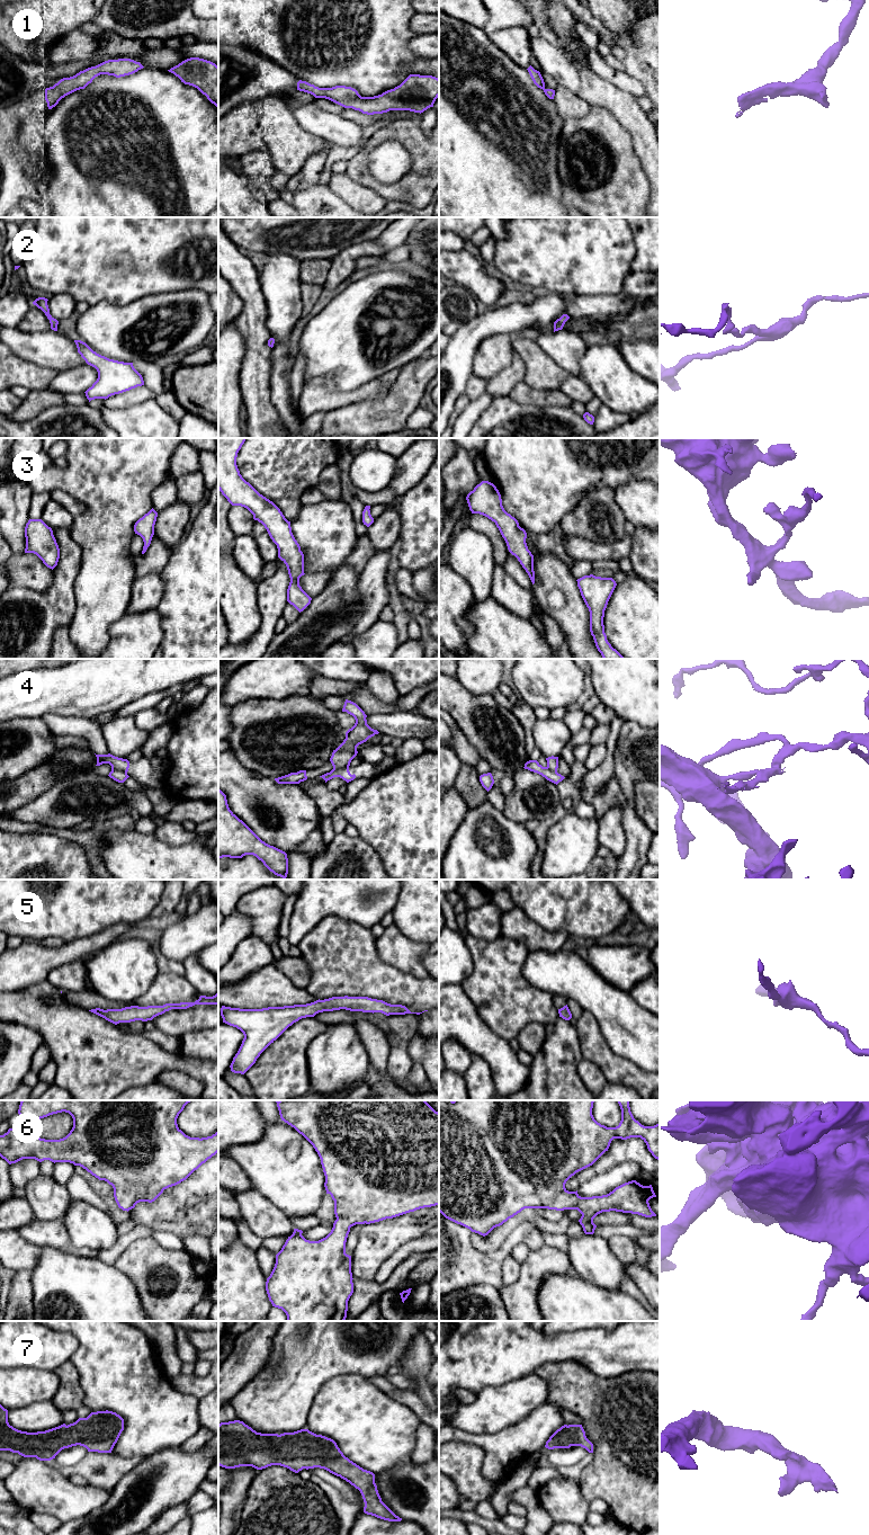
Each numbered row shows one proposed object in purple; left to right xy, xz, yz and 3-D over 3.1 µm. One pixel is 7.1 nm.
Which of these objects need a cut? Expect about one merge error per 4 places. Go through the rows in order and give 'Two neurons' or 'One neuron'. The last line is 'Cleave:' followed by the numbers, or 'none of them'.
1: One neuron
2: One neuron
3: One neuron
4: Two neurons
5: One neuron
6: One neuron
7: One neuron
Cleave: 4

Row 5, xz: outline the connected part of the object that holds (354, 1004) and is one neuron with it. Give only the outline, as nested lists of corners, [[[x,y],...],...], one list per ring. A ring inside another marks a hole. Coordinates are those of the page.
[[[344,996],[344,997],[332,997],[332,998],[329,998],[329,999],[324,999],[324,1000],[316,1000],[314,1002],[311,1002],[311,1003],[306,1003],[306,1005],[294,1005],[294,1006],[284,1006],[284,1007],[268,1007],[268,1008],[262,1008],[262,1009],[240,1009],[240,1008],[231,1008],[231,1007],[225,1007],[225,1006],[222,1006],[221,1008],[221,1016],[223,1018],[223,1023],[230,1025],[230,1026],[233,1026],[233,1027],[236,1027],[238,1029],[240,1029],[243,1035],[244,1035],[244,1038],[242,1041],[242,1044],[238,1051],[238,1053],[235,1054],[235,1056],[233,1057],[233,1061],[230,1065],[231,1068],[231,1071],[234,1072],[234,1073],[241,1073],[241,1074],[244,1074],[257,1061],[257,1059],[260,1056],[260,1054],[271,1044],[274,1043],[289,1026],[292,1026],[294,1023],[298,1021],[299,1019],[302,1018],[306,1018],[306,1017],[314,1017],[316,1014],[319,1012],[323,1012],[323,1011],[333,1011],[333,1010],[340,1010],[340,1009],[346,1009],[346,1010],[350,1010],[350,1011],[362,1011],[362,1012],[382,1012],[386,1016],[389,1016],[389,1015],[405,1015],[405,1014],[416,1014],[416,1015],[420,1015],[424,1011],[428,1011],[428,1010],[424,1010],[422,1012],[411,1012],[405,1006],[402,1006],[402,1005],[391,1005],[391,1003],[387,1003],[383,1000],[377,1000],[377,999],[371,999],[371,998],[368,998],[368,997],[348,997],[348,996]]]

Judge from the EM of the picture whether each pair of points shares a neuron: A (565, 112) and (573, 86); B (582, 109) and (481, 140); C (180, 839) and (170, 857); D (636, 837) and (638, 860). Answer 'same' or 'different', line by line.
A: different
B: different
C: different
D: same

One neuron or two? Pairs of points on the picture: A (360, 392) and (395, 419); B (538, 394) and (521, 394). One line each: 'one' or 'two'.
A: two
B: one

